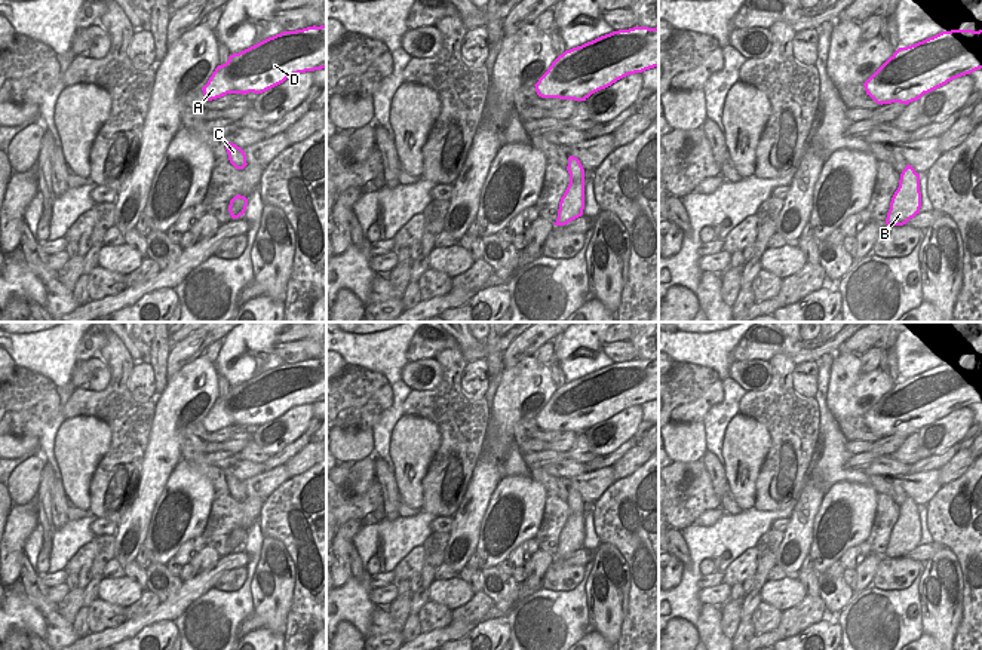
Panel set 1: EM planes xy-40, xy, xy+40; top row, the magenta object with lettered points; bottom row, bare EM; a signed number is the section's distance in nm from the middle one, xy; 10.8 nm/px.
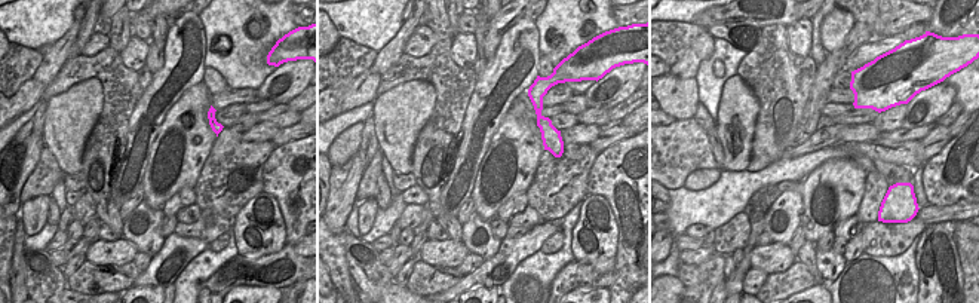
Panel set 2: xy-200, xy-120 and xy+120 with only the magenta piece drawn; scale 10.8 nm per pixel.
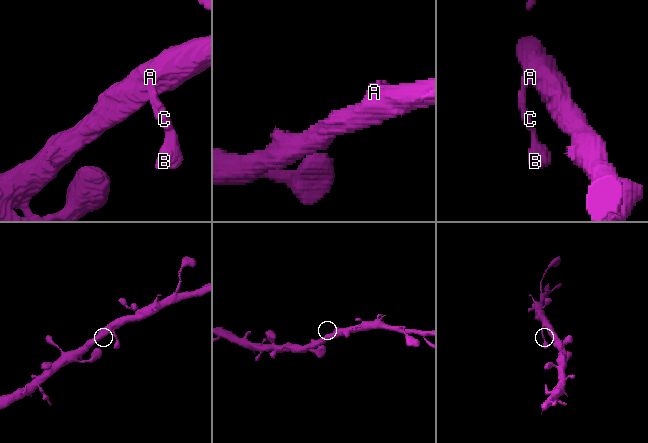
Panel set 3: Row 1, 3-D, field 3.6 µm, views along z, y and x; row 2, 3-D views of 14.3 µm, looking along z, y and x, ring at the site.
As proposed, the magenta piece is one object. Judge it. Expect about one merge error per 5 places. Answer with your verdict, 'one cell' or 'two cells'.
one cell

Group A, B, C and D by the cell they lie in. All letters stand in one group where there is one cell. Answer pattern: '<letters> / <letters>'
A B C D

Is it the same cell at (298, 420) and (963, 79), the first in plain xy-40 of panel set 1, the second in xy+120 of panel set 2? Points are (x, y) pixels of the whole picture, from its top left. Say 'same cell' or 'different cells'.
different cells

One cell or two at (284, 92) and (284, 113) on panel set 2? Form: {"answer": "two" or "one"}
{"answer": "two"}

